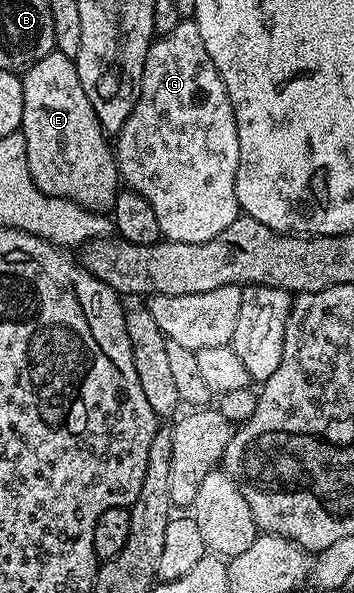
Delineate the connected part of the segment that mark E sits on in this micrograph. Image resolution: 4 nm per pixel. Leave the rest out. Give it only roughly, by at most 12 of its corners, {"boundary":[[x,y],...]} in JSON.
{"boundary":[[76,62],[23,74],[34,183],[95,213],[121,184]]}

